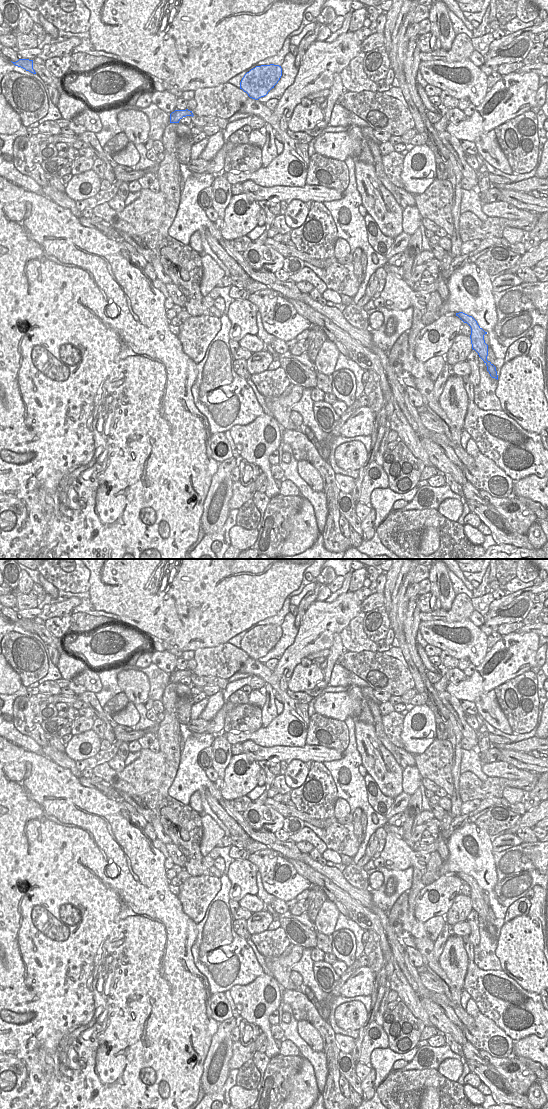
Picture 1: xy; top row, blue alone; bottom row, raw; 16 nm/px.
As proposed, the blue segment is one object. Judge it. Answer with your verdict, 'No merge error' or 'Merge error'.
No merge error

